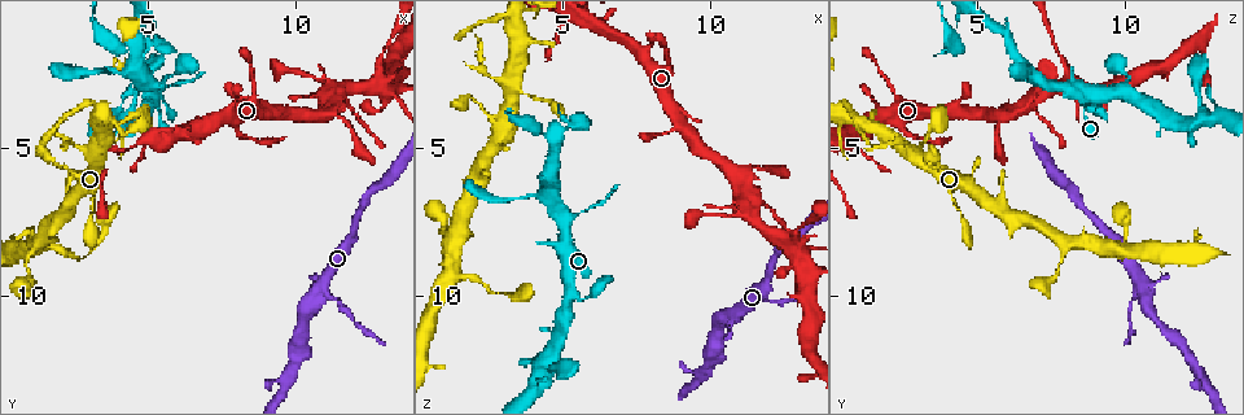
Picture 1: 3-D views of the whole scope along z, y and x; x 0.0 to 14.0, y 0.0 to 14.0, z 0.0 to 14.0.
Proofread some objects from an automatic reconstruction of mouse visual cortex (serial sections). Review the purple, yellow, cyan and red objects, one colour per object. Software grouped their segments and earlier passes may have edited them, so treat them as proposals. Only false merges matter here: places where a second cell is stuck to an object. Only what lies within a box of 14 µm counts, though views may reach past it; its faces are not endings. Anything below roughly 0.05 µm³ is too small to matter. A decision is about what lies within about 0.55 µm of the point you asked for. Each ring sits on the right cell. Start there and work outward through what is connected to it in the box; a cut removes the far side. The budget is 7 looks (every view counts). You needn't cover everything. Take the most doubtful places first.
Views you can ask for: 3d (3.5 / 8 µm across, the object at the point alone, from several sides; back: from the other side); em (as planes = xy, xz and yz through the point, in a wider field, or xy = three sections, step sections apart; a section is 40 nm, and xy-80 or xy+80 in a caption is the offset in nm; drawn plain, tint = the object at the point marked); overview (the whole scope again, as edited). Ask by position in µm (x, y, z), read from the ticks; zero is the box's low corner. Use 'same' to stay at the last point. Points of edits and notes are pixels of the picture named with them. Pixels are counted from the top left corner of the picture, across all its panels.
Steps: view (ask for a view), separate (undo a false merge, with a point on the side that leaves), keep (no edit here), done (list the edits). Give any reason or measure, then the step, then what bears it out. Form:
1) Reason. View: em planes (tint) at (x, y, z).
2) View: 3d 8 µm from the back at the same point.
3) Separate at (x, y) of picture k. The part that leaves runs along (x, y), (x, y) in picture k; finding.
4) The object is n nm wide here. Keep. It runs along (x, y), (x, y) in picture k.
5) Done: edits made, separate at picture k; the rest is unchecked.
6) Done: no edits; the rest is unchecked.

A fork. View: em xy step 1 (tint) at (10.8, 9.6, 10.5).

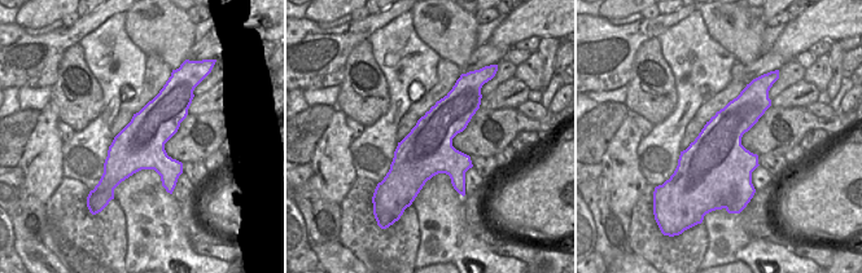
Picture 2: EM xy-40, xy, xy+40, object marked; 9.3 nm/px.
See where the arms go. View: 3d 3.5 µm from the back at the same point.

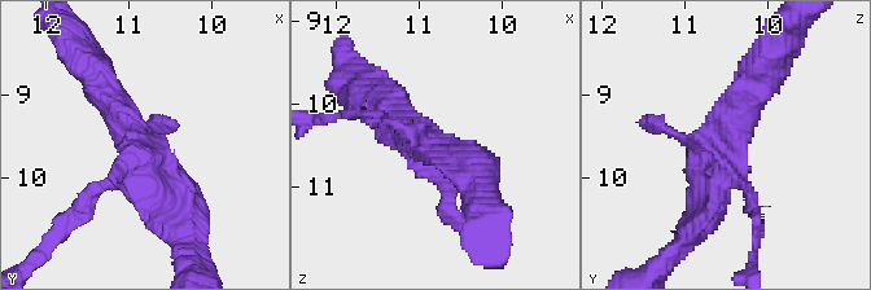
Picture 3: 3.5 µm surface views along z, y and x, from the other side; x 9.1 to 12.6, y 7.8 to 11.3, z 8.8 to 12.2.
Keep. It runs along (99, 83), (179, 187), (187, 218) in picture 3; all the same cell.

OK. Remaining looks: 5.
Two arms at a narrow angle. View: 3d 8 µm at (5.2, 3.3, 8.6).

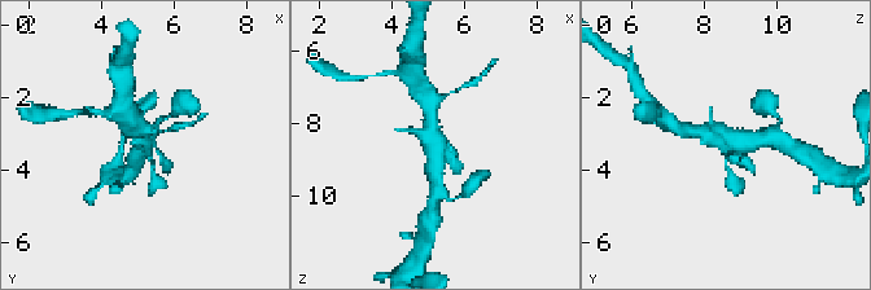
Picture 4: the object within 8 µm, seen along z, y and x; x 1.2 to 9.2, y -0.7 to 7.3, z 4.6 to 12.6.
Closer look. View: 3d 3.5 µm at (5.3, 3.2, 8.6).

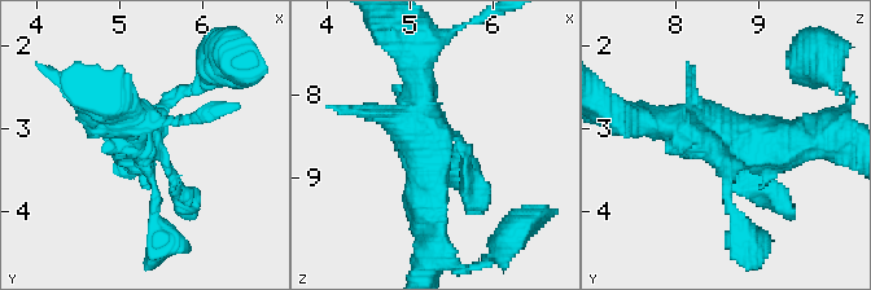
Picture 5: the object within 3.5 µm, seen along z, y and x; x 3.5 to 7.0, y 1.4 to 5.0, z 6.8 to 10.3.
Keep. It runs along (740, 228), (704, 128), (644, 121) in picture 5; continuous, no second cell.

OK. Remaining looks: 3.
View: 3d 3.5 µm at (4.6, 2.3, 6.7).

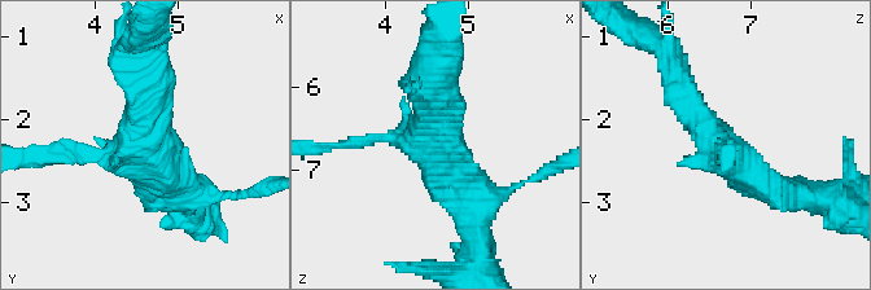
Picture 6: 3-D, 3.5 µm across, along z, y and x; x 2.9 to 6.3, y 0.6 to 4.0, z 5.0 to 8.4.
View: em xy step 3 (tint) at (4.65, 2.40, 6.70).

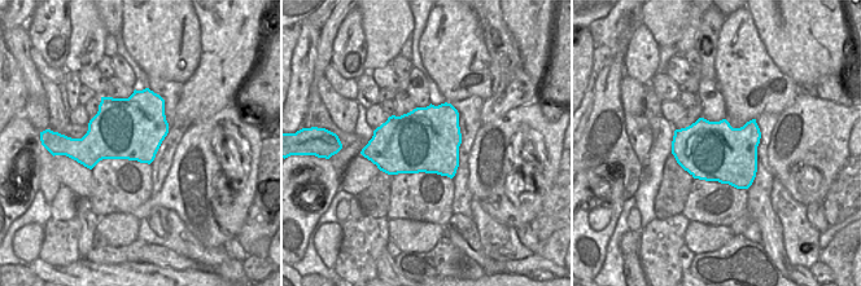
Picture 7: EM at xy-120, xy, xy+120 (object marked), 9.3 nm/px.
Keep. It runs along (788, 194), (742, 171), (675, 75) in picture 6; continuous, no second cell.

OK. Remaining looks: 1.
Done: no edits; the rest is unchecked.

